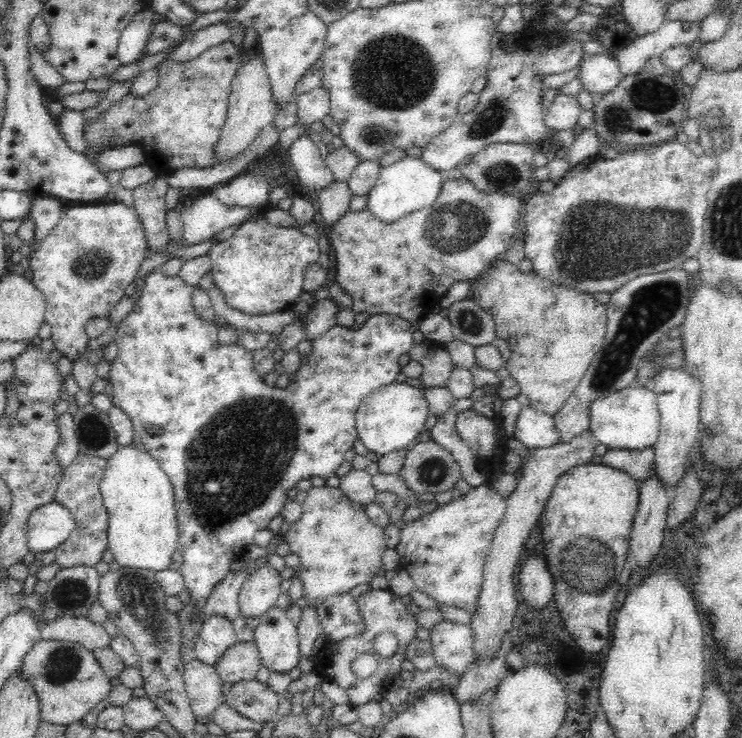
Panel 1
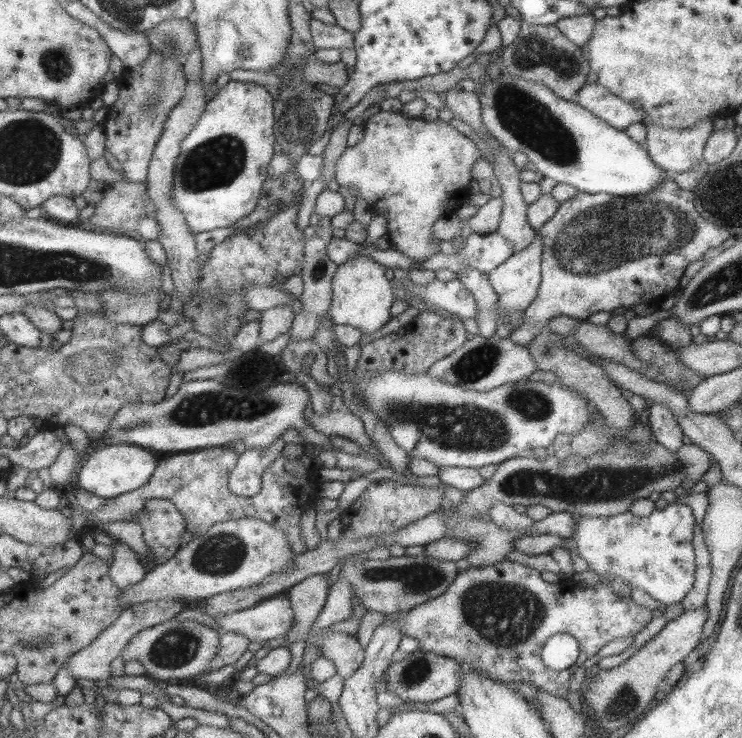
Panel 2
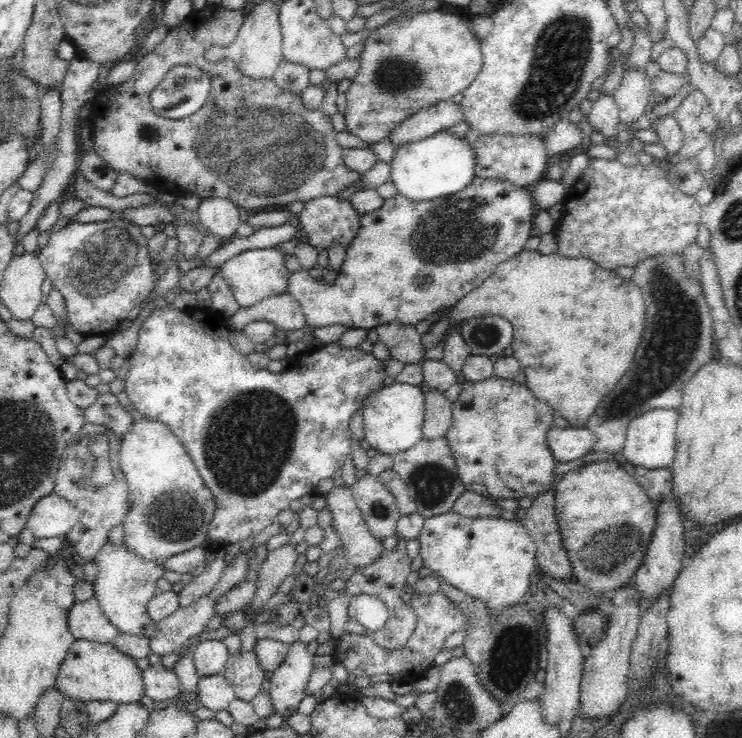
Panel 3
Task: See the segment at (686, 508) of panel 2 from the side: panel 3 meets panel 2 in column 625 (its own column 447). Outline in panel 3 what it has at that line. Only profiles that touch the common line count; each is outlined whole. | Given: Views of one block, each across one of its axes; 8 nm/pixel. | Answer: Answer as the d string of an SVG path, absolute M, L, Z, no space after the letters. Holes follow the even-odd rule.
M450 511L425 519L420 536L416 539L420 541L419 555L422 557L423 566L430 568L431 576L438 580L444 579L465 594L484 601L492 615L524 601L533 569L538 567L535 542L516 518L472 518Z

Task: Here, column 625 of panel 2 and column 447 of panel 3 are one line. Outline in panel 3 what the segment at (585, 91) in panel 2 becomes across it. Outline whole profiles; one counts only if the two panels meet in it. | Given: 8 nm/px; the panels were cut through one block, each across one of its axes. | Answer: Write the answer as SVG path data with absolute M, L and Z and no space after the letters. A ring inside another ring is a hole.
M448 99L437 102L426 110L420 110L404 122L400 122L389 138L396 146L400 146L440 131L447 131L462 120L464 119L461 105L453 99Z

